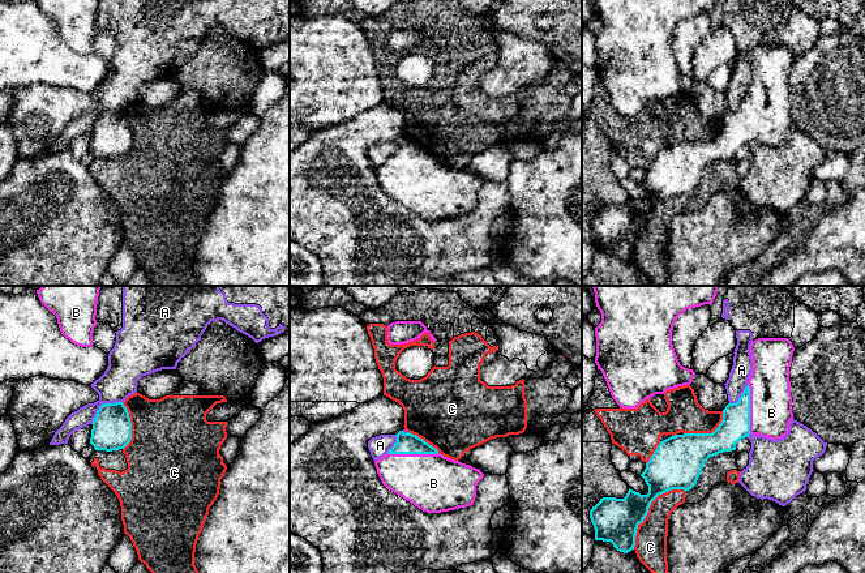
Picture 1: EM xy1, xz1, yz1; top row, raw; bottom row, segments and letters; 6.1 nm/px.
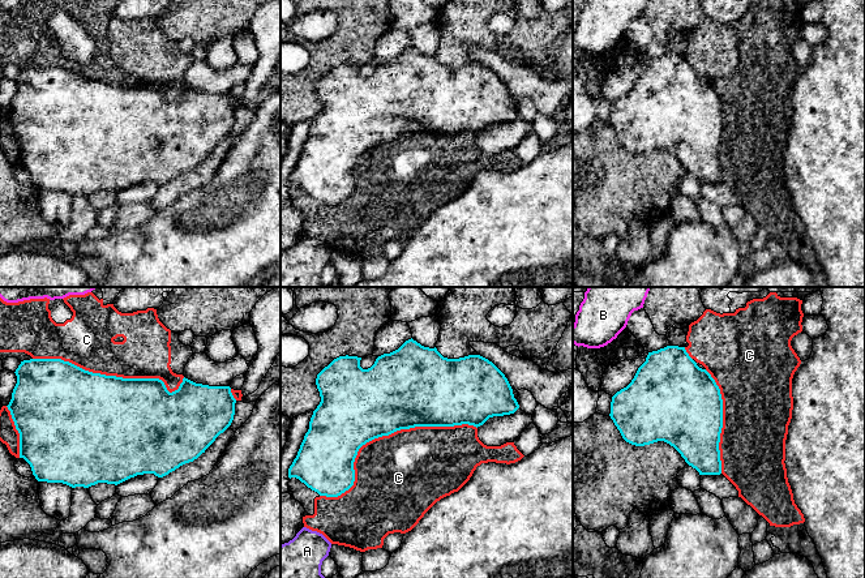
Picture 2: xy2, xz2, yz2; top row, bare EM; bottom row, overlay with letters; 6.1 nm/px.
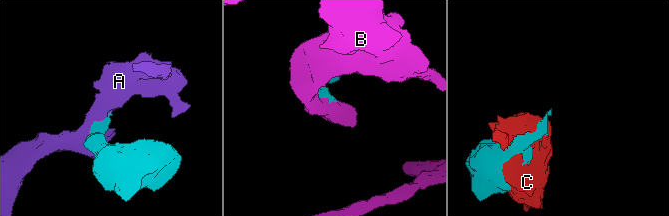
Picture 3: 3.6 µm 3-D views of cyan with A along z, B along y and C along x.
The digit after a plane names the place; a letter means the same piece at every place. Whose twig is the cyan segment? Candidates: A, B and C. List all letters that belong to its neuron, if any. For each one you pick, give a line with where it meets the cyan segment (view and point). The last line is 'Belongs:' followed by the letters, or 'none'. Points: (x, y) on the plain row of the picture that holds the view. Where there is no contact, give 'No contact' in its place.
B: Touches cyan at xz1 (412, 161)
Belongs: B

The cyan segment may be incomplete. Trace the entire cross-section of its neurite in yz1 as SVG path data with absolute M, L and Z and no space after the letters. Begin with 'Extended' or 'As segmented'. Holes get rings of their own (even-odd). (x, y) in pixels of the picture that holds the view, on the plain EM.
Extended. M758 46L750 52L753 78L748 93L736 111L728 111L723 117L723 128L712 141L684 141L671 144L658 153L646 171L641 184L648 193L648 201L641 202L629 196L624 206L603 205L590 218L595 236L595 248L611 249L624 261L634 257L638 232L643 230L651 210L672 197L691 197L705 170L719 161L736 158L736 151L751 142L778 147L788 141L793 127L789 74L795 55L788 46Z

